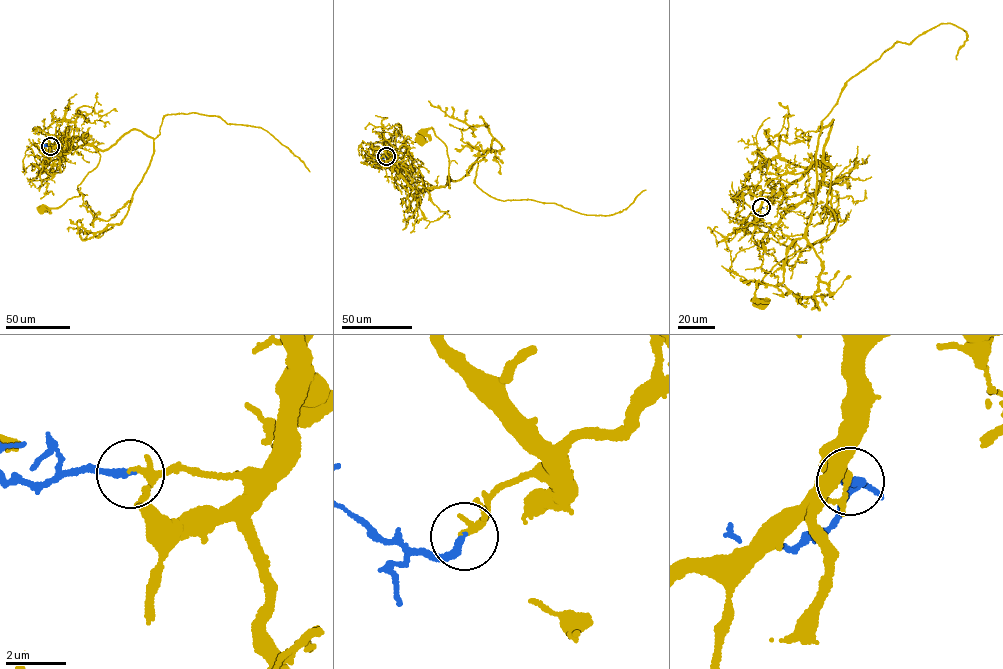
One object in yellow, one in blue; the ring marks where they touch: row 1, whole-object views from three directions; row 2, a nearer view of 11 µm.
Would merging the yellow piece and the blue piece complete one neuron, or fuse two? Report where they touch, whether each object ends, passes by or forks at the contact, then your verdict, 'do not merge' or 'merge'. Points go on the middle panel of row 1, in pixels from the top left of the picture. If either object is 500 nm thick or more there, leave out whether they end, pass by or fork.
at (386, 156); yellow passes by; blue ends there; merge

